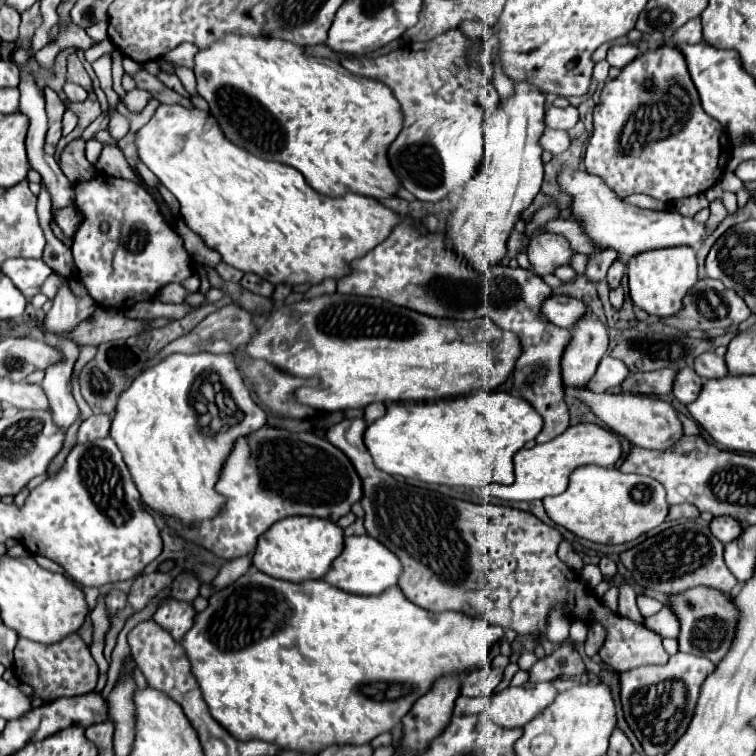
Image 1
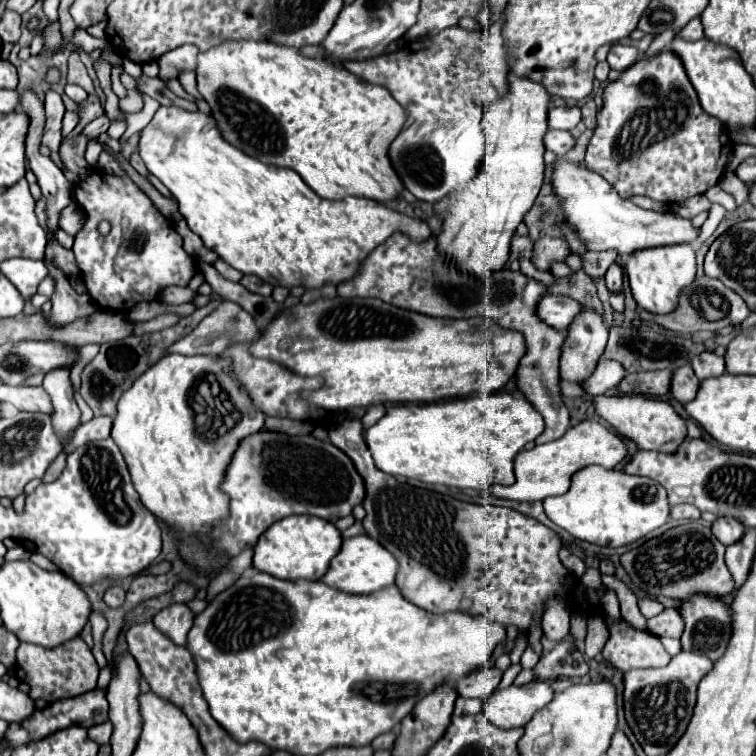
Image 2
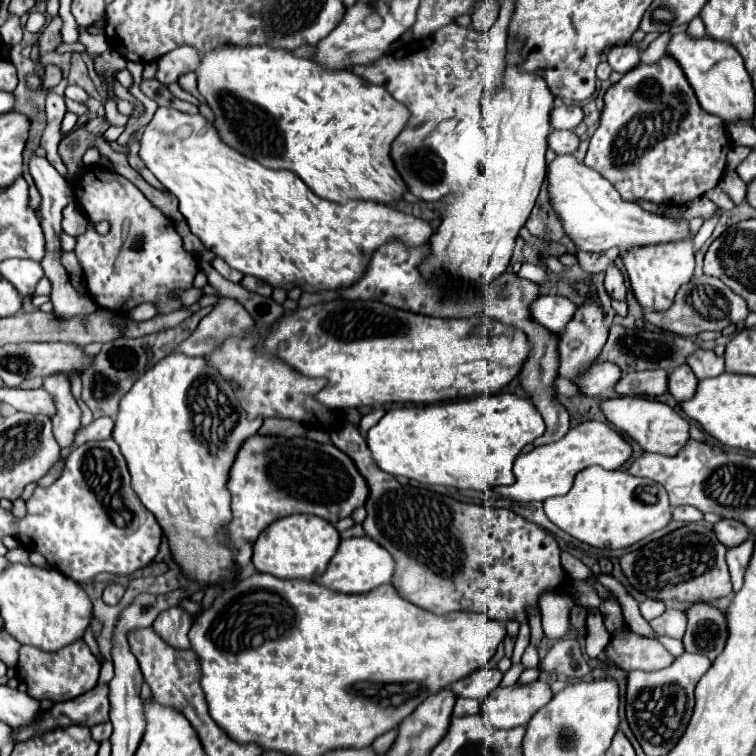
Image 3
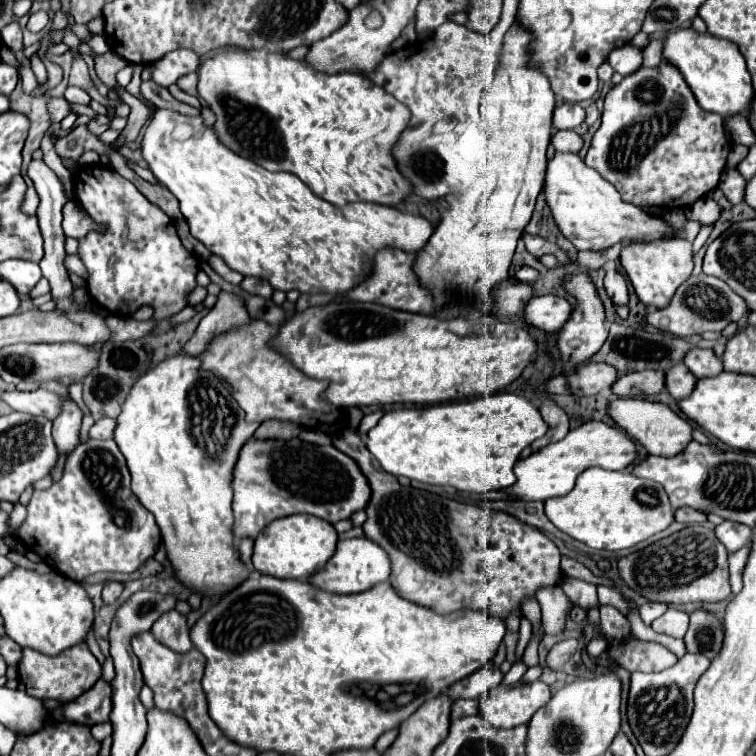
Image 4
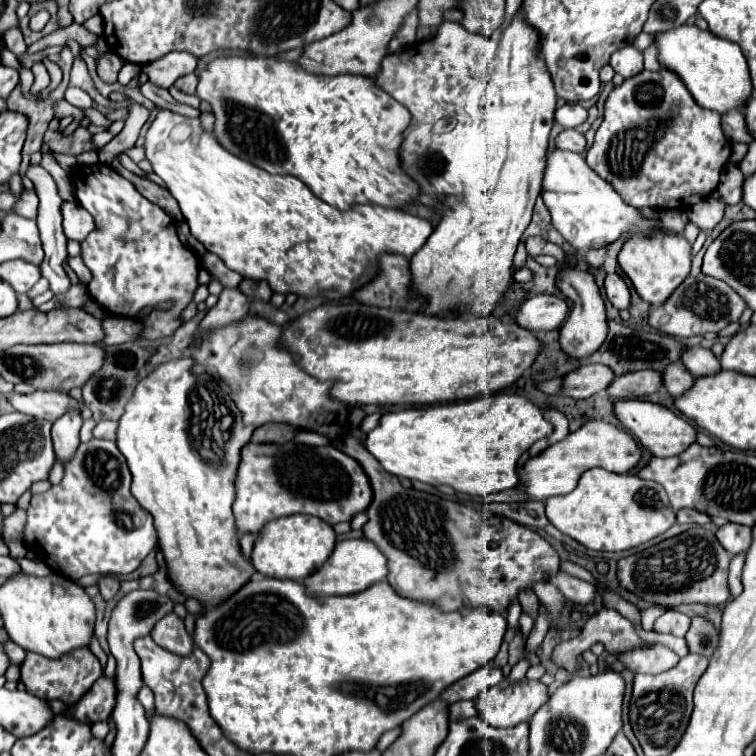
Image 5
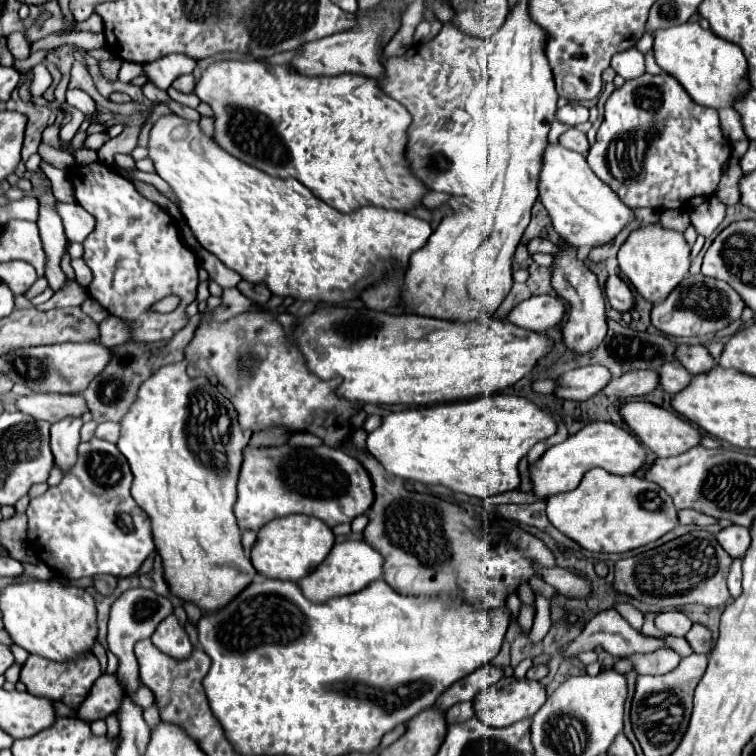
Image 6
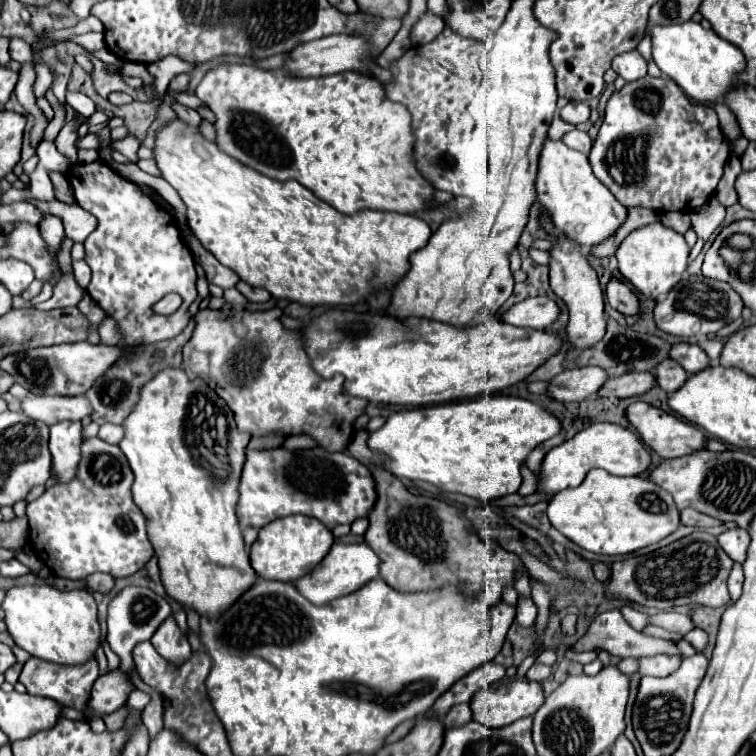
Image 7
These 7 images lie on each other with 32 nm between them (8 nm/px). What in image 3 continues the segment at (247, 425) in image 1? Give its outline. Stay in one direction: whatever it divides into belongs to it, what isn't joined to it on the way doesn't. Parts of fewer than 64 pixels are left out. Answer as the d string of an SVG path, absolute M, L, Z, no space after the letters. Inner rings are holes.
M174 352L144 372L124 394L112 432L114 442L120 446L128 462L132 488L138 494L140 502L156 516L158 524L168 536L174 560L190 578L206 584L232 576L234 556L224 546L226 538L222 534L222 526L232 518L230 494L226 490L228 470L240 444L248 436L256 434L264 422L264 418L248 420L248 414L242 408L236 390L238 388L220 376L218 368L214 368L208 358L190 358Z

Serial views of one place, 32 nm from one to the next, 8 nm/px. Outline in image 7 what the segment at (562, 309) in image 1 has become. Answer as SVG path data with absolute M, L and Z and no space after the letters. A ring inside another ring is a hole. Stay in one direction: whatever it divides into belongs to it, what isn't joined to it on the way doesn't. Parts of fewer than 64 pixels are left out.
M536 296L536 298L526 298L518 304L514 304L502 320L512 324L512 326L522 326L522 328L532 328L532 330L546 330L552 326L560 316L560 306L548 298L548 296Z

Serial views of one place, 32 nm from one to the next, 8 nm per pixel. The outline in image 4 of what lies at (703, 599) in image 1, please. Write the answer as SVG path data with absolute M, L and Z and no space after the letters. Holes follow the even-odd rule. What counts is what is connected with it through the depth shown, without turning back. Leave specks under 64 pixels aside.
M698 608L690 614L690 626L684 636L688 652L704 654L706 658L712 660L720 652L722 640L724 640L724 624L718 616L714 616L704 608Z

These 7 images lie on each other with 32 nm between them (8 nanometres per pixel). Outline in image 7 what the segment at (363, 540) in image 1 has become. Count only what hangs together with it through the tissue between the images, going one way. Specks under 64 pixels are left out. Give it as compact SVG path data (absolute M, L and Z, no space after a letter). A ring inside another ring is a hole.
M356 542L356 544L334 544L328 552L328 556L306 576L294 582L294 586L300 590L304 598L308 598L312 604L328 604L334 598L346 596L356 592L358 588L366 586L370 580L380 576L380 560L376 552L366 542Z

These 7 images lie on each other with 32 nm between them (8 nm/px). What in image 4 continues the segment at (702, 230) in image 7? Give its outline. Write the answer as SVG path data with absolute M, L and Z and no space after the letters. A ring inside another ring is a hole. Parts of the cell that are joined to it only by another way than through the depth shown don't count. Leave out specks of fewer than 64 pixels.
M706 196L706 198L702 198L702 200L698 200L696 204L690 206L688 216L690 216L690 220L700 220L702 224L712 224L712 222L718 220L720 212L722 212L720 206L716 202L712 202L710 196Z

